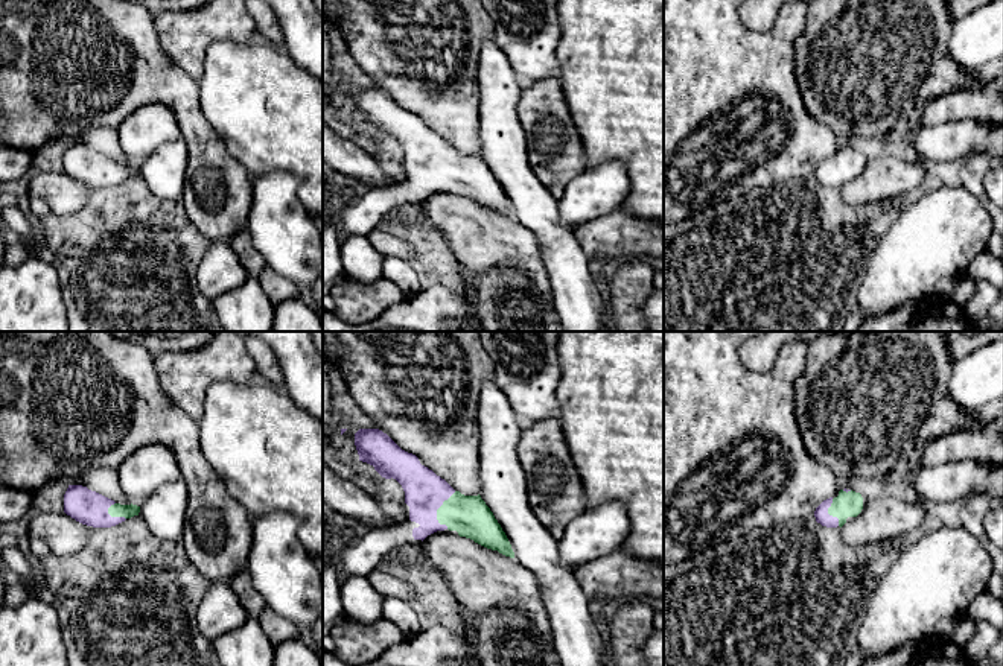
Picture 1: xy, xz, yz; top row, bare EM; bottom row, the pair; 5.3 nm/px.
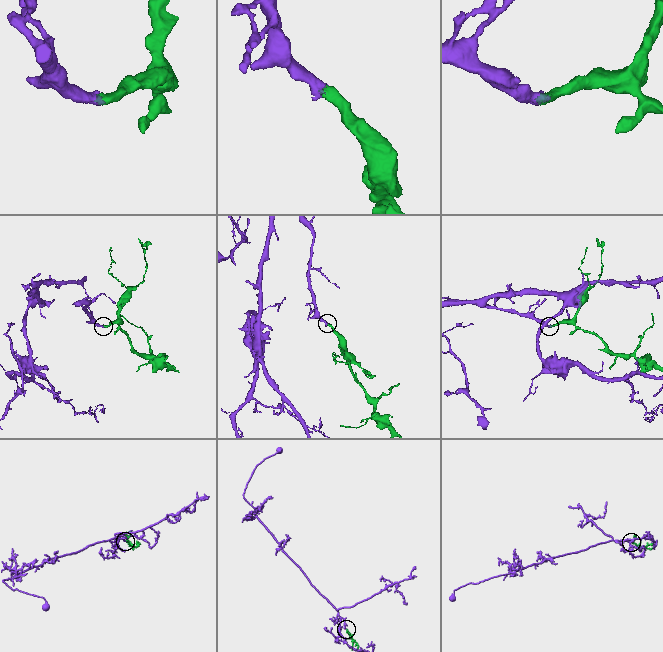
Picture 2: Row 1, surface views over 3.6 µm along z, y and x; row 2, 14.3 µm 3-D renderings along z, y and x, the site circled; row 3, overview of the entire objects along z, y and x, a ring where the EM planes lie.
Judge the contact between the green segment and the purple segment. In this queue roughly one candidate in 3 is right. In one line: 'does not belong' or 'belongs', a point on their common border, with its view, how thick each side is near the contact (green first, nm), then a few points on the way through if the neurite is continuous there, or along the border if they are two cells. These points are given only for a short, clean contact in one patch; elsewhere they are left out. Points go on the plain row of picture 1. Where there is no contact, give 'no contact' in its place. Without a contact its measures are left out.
belongs; contact xz (437, 171); calibres 220 and 220 nm; way xz (469, 175), (455, 171), (437, 171), (425, 151)

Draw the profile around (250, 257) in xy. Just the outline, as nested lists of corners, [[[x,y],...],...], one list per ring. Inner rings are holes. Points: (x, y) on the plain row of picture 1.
[[[248,230],[237,233],[228,243],[237,254],[250,278],[257,278],[268,266],[265,257],[254,248]]]

